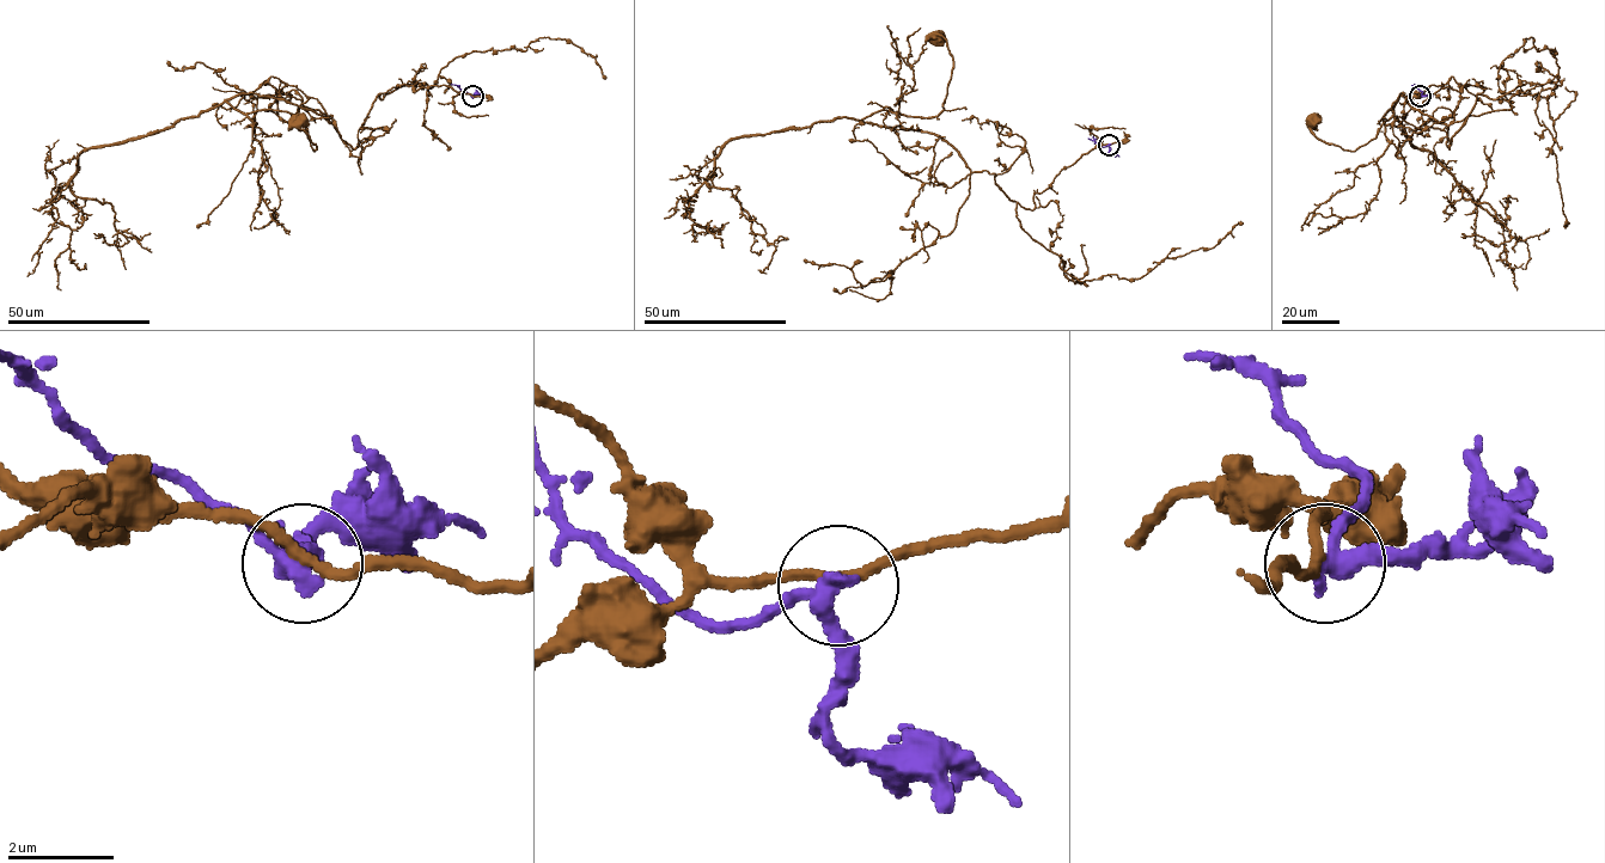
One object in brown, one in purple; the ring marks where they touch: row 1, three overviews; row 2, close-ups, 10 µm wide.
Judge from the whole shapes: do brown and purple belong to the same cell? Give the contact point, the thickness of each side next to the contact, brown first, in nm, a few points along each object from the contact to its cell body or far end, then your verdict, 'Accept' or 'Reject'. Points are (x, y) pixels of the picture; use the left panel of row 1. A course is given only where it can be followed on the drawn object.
Place: (473, 96). Thickness 190 nm (brown) against 320 nm. Course of brown: (473, 96), (397, 84), (353, 148), (298, 105), (226, 101), (298, 115), (315, 151), (303, 118). Course of purple: (473, 97), (451, 84). Reject

